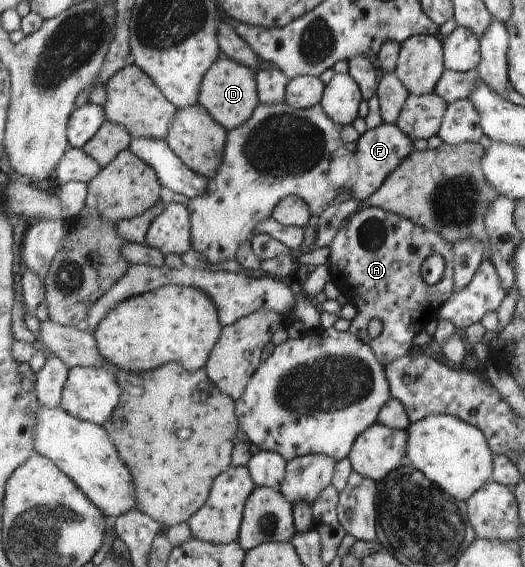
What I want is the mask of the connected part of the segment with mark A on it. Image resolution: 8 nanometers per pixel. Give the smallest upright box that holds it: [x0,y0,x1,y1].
[326,205,454,367]

